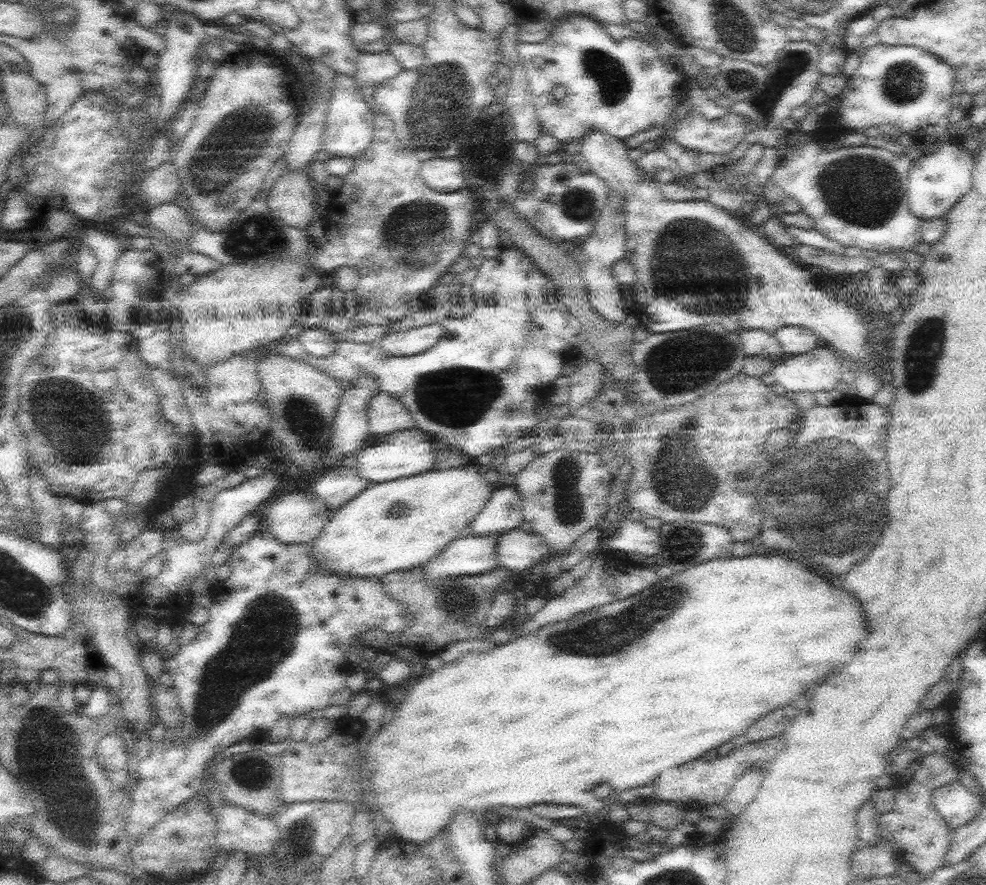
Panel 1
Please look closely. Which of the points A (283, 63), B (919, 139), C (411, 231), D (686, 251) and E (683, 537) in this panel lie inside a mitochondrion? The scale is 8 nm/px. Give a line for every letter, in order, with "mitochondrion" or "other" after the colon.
A: other
B: other
C: mitochondrion
D: mitochondrion
E: mitochondrion

